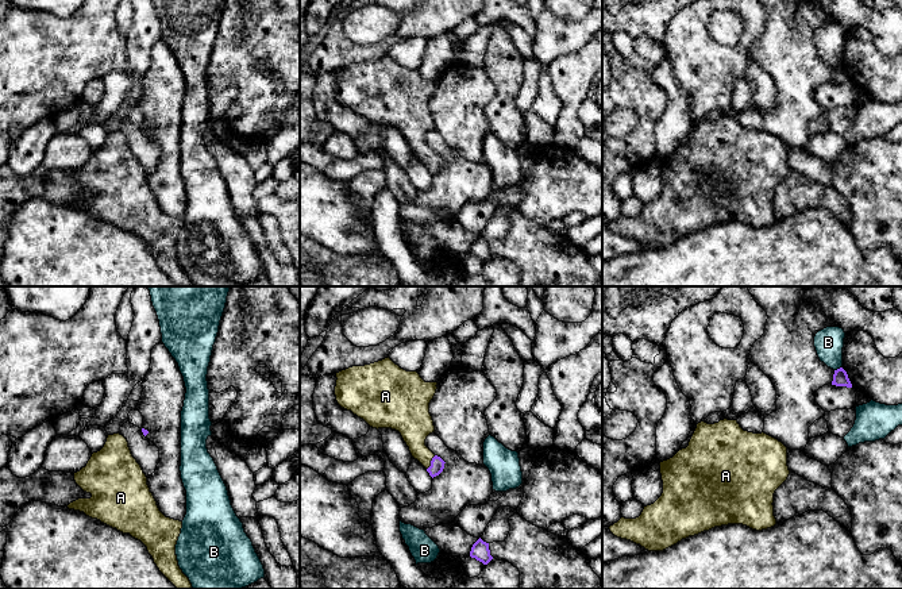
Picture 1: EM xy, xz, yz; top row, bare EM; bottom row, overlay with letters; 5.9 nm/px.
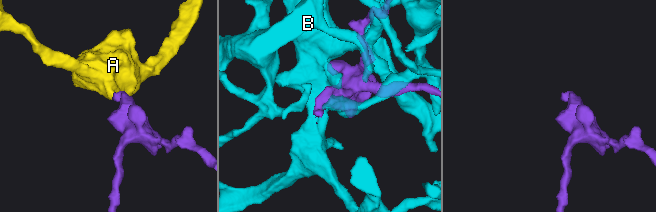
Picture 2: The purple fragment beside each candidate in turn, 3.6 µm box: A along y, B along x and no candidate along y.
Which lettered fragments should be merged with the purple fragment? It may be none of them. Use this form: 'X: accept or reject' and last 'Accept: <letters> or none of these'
A: accept
B: reject
Accept: A

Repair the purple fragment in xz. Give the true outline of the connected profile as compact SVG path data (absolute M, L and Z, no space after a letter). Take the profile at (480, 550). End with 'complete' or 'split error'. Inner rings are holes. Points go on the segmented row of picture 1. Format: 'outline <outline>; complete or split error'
outline M481 538L473 544L470 557L487 565L493 557L490 555L489 543L483 542Z; complete

